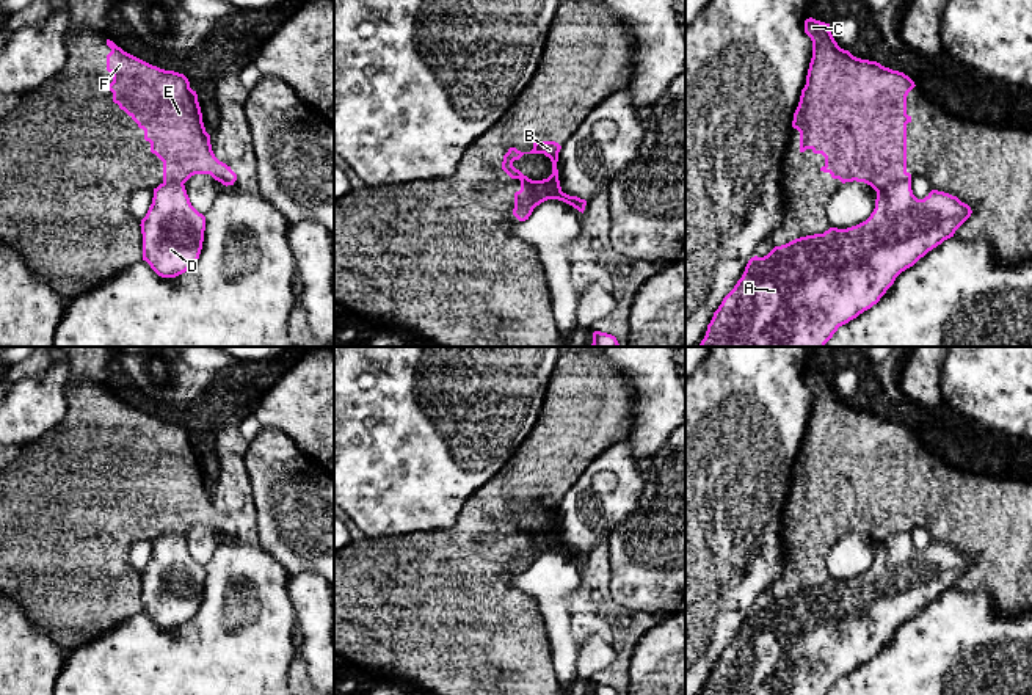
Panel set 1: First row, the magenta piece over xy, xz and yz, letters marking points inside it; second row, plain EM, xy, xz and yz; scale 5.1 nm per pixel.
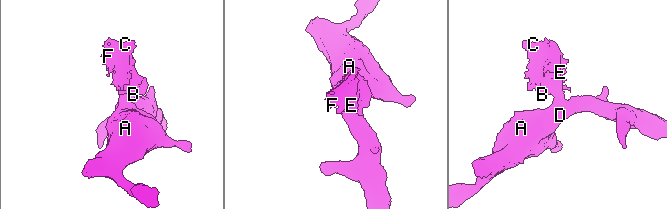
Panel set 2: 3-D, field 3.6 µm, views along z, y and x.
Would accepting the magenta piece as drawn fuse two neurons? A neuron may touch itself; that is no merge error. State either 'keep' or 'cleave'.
cleave

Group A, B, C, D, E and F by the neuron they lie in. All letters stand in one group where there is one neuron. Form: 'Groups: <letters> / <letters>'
Groups: A D / B C E F

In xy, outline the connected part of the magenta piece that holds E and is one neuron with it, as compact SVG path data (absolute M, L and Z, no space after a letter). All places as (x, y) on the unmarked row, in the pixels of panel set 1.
M107 391L111 403L107 406L107 422L113 425L108 442L119 457L144 482L151 504L163 513L163 533L185 535L194 526L210 526L223 537L234 537L237 526L220 513L205 483L198 446L184 425L152 417Z

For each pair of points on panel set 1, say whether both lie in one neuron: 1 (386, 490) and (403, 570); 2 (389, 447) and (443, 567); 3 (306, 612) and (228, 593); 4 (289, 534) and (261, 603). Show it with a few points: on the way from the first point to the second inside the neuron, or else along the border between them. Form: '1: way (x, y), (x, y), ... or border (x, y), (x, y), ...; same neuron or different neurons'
1: border (432, 529), (403, 531), (391, 535), (366, 535); different neurons
2: border (460, 513), (450, 526), (403, 531), (391, 537); different neurons
3: border (287, 576), (287, 595), (294, 611), (298, 645); different neurons
4: border (258, 546), (265, 549), (289, 574); different neurons

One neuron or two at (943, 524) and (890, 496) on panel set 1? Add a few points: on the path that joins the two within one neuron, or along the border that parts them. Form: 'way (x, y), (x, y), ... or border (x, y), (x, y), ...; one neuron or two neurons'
way (930, 512), (915, 496), (902, 496); one neuron

